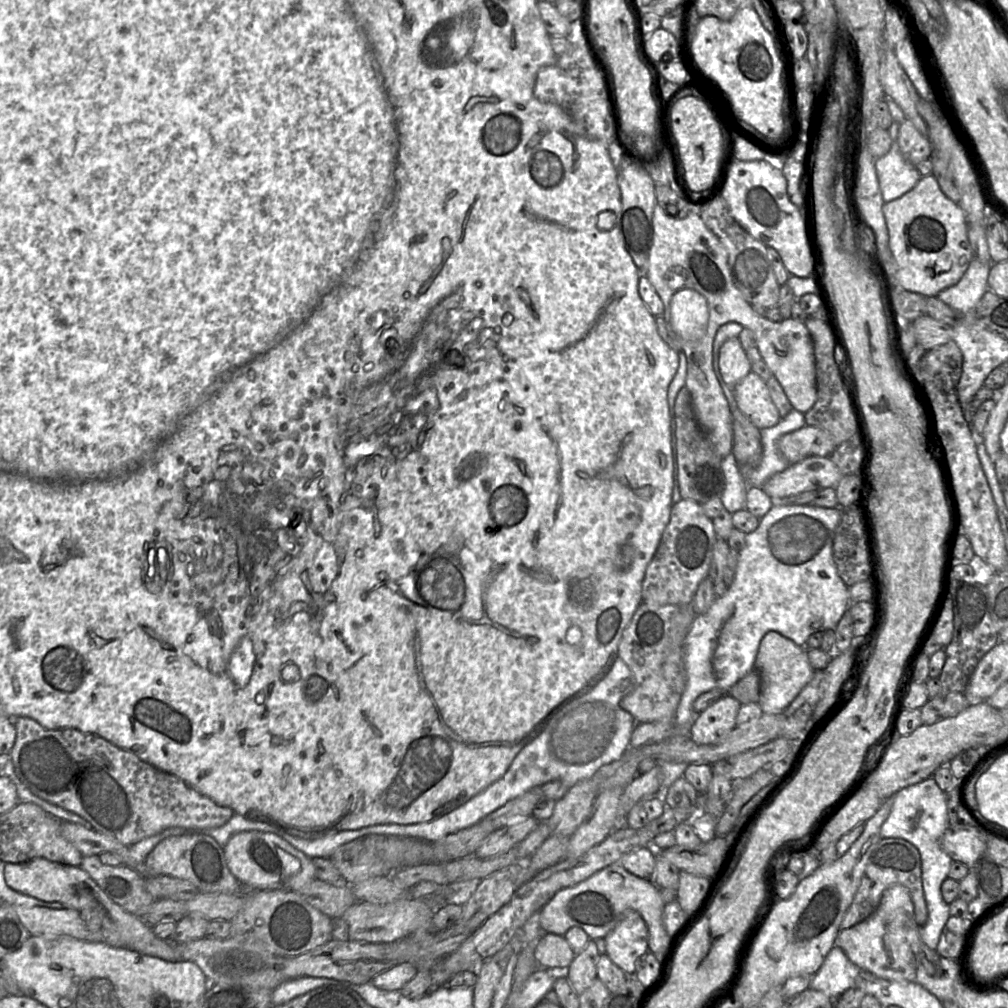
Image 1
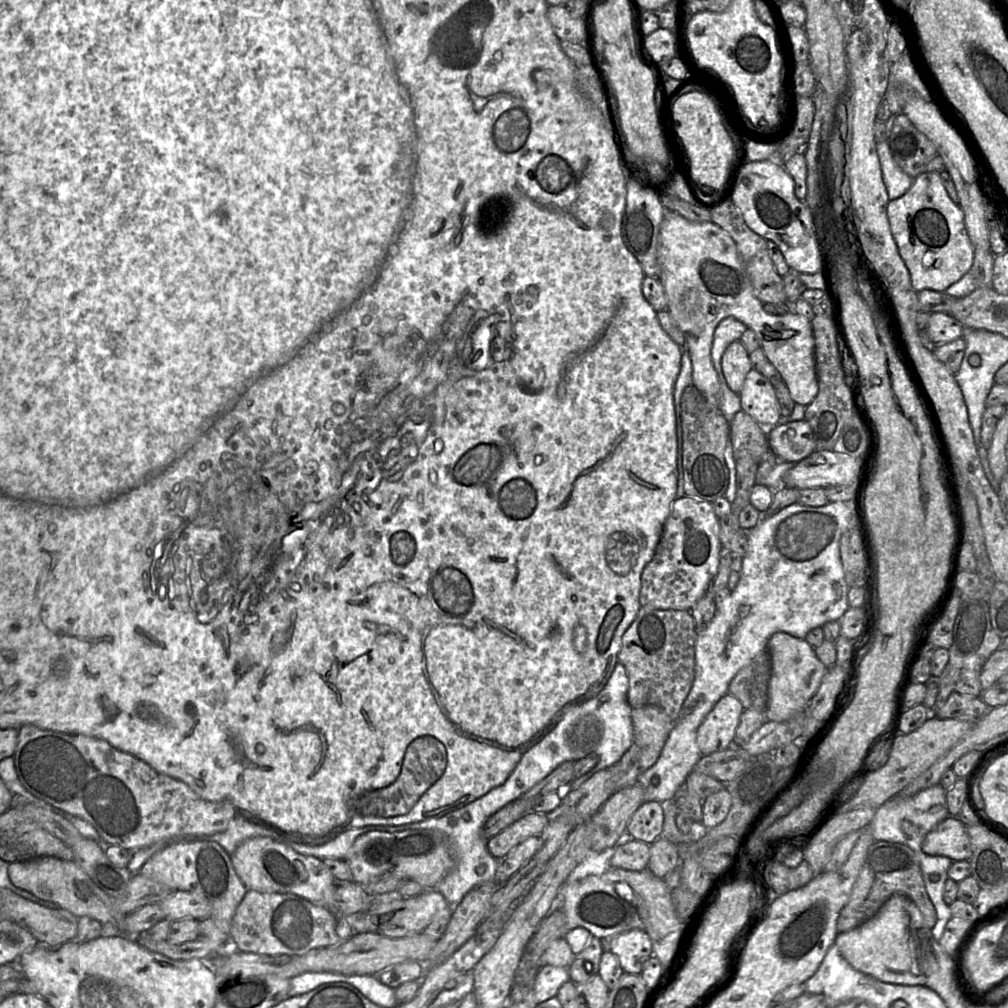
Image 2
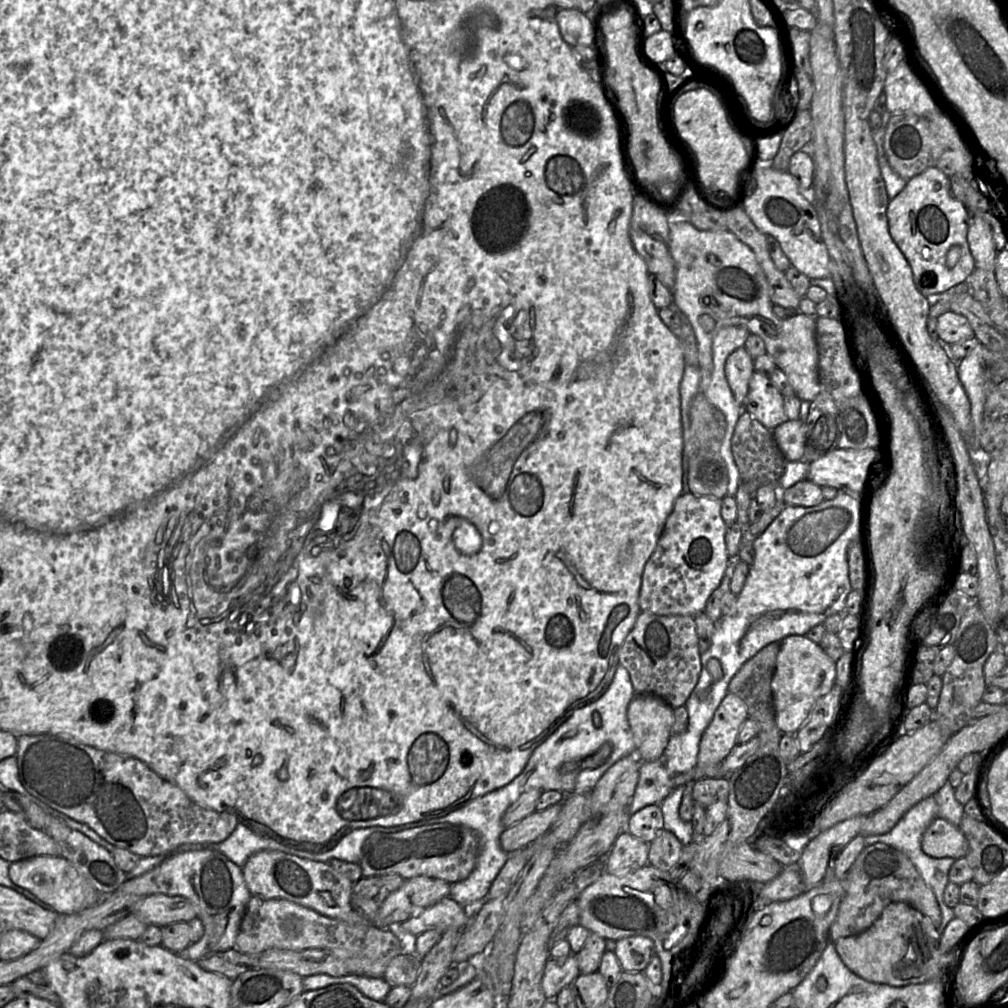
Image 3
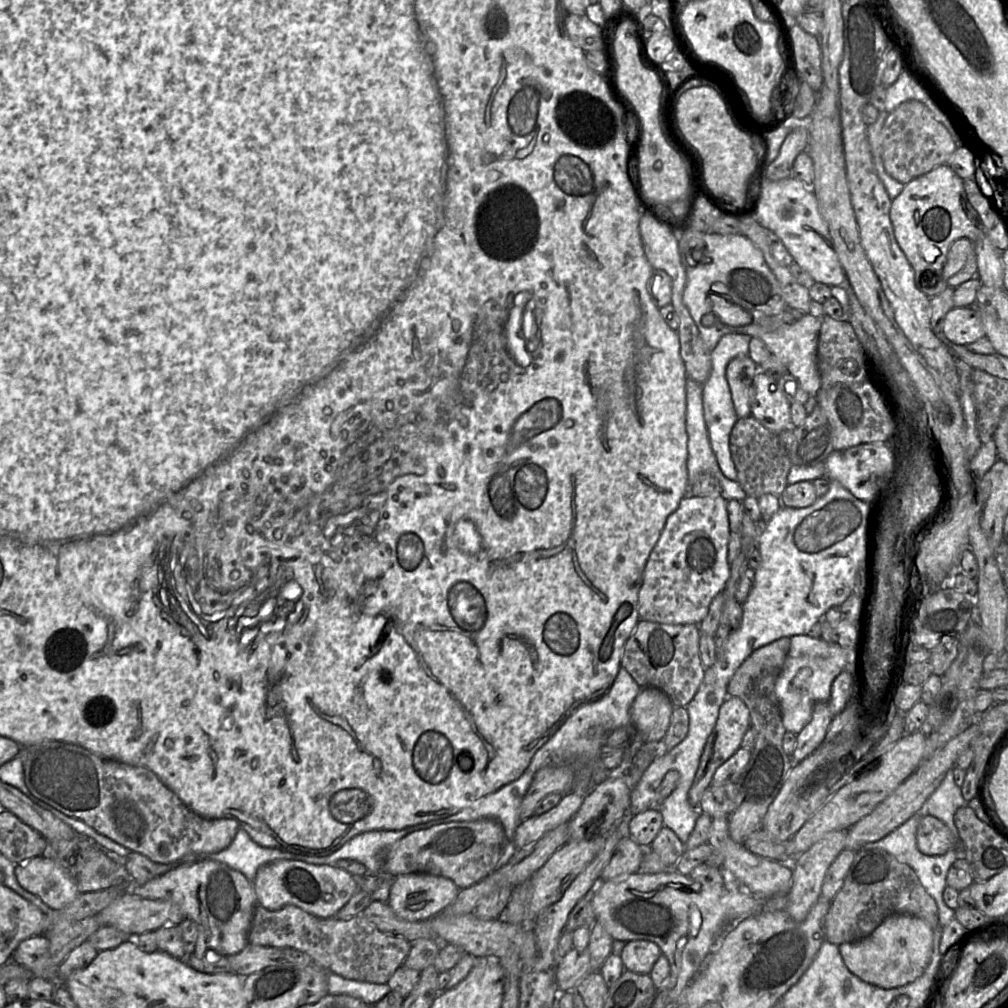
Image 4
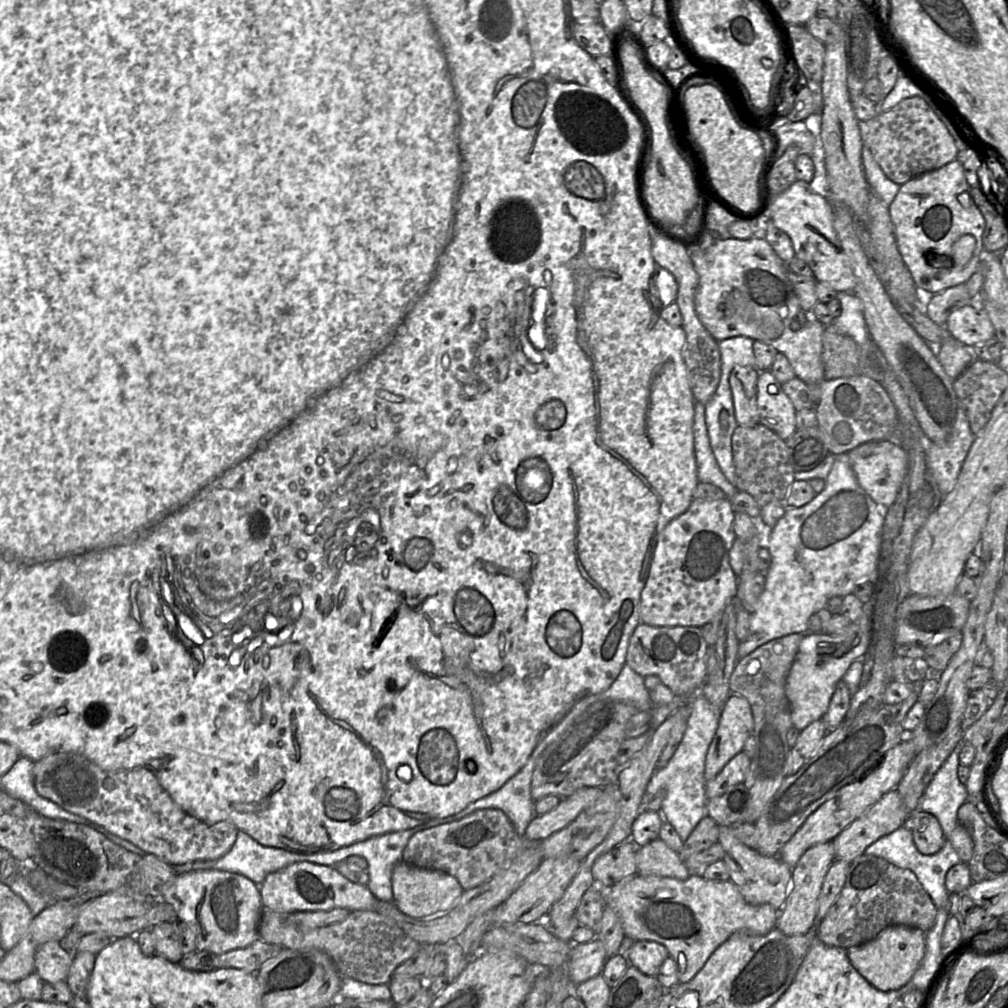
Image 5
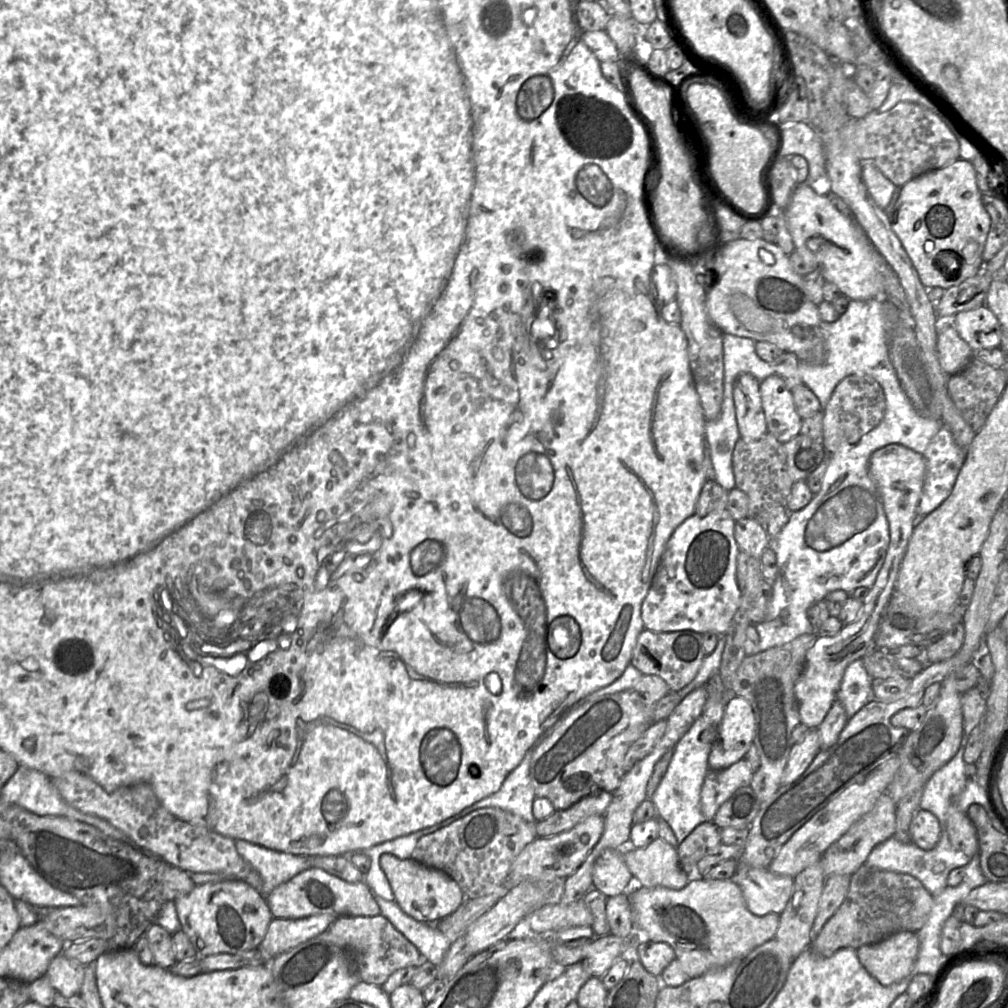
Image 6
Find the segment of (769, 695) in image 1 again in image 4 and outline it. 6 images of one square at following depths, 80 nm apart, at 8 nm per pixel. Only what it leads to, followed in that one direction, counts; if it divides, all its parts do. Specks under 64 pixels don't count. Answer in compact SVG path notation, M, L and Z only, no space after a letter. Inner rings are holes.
M807 634L791 637L789 652L775 682L775 694L786 731L799 734L810 721L814 705L829 701L833 681L845 669L848 654L849 651L838 643L828 643Z

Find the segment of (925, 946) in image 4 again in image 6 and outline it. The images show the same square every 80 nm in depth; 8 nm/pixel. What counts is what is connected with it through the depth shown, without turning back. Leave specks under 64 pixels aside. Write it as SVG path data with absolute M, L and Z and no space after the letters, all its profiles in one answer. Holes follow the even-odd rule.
M901 931L880 942L856 950L867 972L882 985L888 986L910 974L919 951L916 932Z

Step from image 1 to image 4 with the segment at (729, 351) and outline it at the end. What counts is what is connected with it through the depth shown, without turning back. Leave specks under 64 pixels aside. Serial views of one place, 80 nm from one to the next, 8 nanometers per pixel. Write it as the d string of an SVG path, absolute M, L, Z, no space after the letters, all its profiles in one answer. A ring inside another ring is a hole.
M749 355L738 356L727 365L726 379L738 419L751 415L752 385L758 371L758 365Z

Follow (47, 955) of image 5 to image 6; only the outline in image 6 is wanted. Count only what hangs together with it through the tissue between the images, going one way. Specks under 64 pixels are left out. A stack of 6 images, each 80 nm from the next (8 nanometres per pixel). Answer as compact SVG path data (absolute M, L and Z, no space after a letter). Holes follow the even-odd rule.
M59 954L50 962L45 975L58 993L72 996L81 990L85 965Z

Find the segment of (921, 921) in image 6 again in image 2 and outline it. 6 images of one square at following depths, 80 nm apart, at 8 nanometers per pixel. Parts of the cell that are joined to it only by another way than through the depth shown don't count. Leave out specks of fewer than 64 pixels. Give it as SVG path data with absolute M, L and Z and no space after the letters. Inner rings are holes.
M875 841L868 851L850 899L838 917L836 923L838 934L855 929L870 920L894 894L903 894L910 898L922 913L925 925L930 929L934 927L937 913L927 894L915 852L905 844Z

